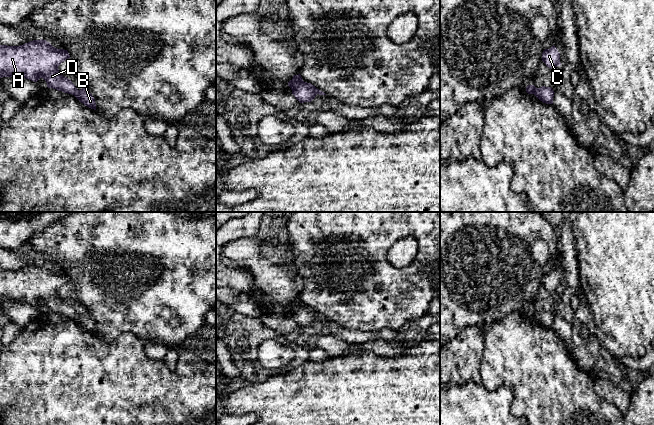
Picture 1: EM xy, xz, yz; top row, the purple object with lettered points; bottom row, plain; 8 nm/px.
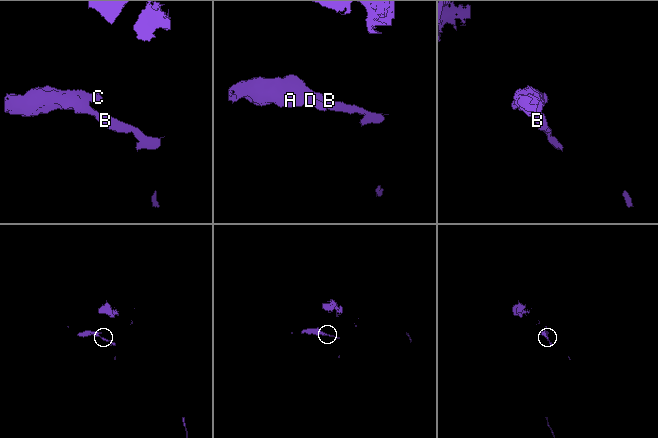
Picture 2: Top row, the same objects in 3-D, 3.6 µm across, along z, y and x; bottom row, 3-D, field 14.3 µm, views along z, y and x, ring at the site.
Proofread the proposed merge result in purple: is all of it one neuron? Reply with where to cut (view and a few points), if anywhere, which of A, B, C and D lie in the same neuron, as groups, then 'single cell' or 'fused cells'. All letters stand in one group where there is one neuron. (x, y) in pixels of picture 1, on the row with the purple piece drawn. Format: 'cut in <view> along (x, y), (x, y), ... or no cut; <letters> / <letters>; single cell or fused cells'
cut in xz along (303, 81), (292, 91); A C D / B; fused cells

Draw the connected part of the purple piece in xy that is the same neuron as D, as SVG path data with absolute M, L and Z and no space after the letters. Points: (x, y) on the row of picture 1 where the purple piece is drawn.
M43 39L33 40L20 46L0 45L0 78L19 77L34 82L43 78L48 88L74 95L77 88L58 69L58 66L68 58L70 58L70 55L67 50L57 49Z

